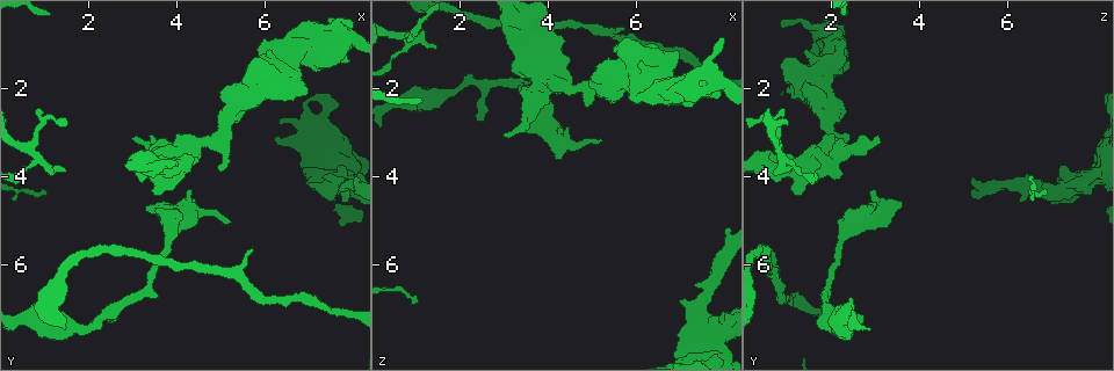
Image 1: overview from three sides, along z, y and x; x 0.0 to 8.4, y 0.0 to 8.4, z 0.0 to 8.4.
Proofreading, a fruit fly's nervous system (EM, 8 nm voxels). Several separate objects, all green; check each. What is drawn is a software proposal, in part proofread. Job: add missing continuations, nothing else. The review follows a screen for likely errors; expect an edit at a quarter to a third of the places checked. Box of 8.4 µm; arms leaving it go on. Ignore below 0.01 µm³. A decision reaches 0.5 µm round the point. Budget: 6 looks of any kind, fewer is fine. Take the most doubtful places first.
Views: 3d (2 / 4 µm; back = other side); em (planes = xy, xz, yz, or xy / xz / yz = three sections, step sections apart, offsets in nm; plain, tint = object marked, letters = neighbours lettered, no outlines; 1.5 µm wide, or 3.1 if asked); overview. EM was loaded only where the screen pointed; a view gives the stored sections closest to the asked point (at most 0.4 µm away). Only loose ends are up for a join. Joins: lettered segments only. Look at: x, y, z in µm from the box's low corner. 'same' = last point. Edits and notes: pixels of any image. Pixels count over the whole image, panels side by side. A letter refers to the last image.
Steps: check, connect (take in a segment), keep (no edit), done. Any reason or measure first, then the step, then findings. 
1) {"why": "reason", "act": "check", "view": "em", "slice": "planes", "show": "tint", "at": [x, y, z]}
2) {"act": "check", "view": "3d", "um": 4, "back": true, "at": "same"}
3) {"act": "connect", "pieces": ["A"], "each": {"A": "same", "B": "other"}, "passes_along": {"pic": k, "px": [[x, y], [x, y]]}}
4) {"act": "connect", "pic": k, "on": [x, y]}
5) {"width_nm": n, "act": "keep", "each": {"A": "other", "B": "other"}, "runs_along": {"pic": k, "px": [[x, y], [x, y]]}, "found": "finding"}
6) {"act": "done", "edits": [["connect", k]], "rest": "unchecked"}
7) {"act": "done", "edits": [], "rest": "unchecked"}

{"why": "branch stops here", "act": "check", "view": "em", "slice": "planes", "show": "tint", "at": [4.30, 4.30, 2.95]}

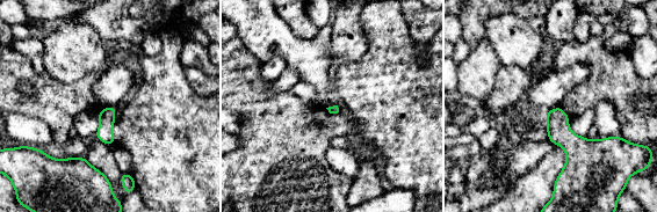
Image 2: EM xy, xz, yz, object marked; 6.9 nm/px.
{"act": "check", "view": "em", "slice": "planes", "show": "letters", "at": "same"}

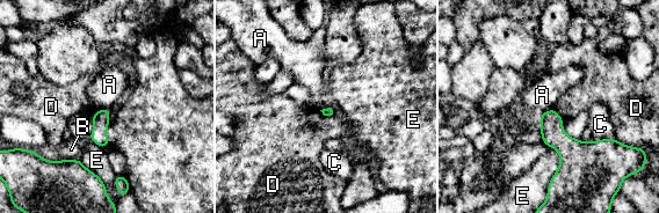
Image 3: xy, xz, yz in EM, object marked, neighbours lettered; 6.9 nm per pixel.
{"act": "keep", "each": {"A": "other", "B": "other", "C": "other", "D": "other", "E": "other"}, "found": "no lettered segment goes on from it"}

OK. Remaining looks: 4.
{"why": "an open end", "act": "check", "view": "em", "slice": "planes", "show": "letters", "at": [2.55, 7.30, 2.80]}

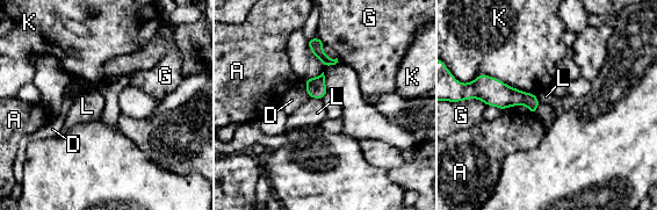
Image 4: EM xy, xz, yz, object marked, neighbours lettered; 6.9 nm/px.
{"act": "keep", "each": {"A": "other", "D": "other", "G": "other", "K": "other", "L": "other"}, "border": {"pic": 4, "px": [[308, 96], [322, 99]]}, "found": "no lettered segment goes on from it"}

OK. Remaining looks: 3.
{"why": "an open end", "act": "check", "view": "em", "slice": "yz", "step": 8, "show": "letters", "at": [4.50, 3.65, 1.30]}

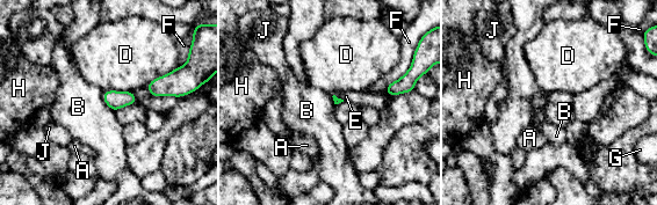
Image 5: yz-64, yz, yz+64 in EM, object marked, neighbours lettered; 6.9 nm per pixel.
{"act": "keep", "each": {"A": "other", "B": "other", "D": "other", "E": "other", "F": "other", "G": "other", "H": "other", "J": "other"}, "border": {"pic": 5, "px": [[102, 92], [102, 99], [114, 111]]}, "found": "none of them fits"}

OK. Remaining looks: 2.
{"act": "done", "edits": [], "rest": "unchecked"}

